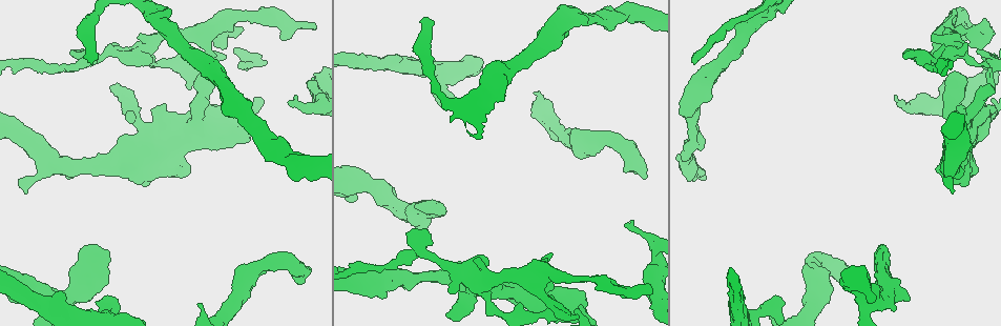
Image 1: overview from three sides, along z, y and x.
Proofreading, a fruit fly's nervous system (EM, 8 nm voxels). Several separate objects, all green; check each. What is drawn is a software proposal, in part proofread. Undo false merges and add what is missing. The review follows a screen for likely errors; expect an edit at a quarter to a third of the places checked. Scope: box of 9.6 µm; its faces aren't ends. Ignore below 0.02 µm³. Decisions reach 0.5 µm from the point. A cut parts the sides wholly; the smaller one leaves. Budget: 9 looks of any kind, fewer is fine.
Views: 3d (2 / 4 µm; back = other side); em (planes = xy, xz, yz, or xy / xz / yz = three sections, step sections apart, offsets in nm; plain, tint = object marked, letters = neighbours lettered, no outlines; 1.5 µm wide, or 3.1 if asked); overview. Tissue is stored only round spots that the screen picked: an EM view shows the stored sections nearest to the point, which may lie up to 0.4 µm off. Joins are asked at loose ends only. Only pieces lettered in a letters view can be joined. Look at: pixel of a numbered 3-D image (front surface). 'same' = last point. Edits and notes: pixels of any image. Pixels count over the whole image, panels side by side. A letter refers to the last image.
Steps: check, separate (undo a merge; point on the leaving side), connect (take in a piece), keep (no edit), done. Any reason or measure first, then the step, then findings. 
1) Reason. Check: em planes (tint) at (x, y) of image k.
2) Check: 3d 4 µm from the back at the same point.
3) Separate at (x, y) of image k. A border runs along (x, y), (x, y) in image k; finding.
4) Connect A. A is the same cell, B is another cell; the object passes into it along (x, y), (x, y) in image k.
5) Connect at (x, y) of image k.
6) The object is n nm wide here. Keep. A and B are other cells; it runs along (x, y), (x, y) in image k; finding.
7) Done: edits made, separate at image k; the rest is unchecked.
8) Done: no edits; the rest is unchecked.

Branch stops here. Check: em planes (tint) at (88, 62) of image 1.

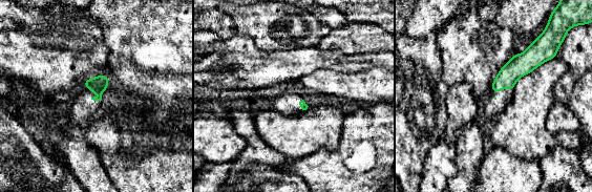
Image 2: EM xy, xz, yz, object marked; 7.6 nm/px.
See the neighbours. Check: em planes (letters) at the same point.

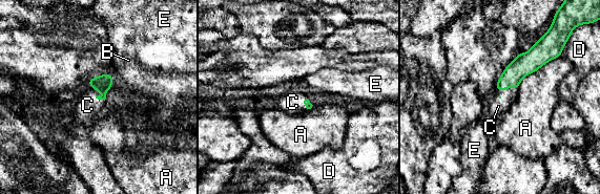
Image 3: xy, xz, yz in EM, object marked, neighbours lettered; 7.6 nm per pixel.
The longest contact is with A, 420 nm. Connect C. C is the same cell, A, B, D and E are other cells; the object passes into it along (103, 83), (102, 91), (87, 105) in image 3; it goes on there.

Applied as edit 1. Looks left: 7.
Redraw. Check: overview.

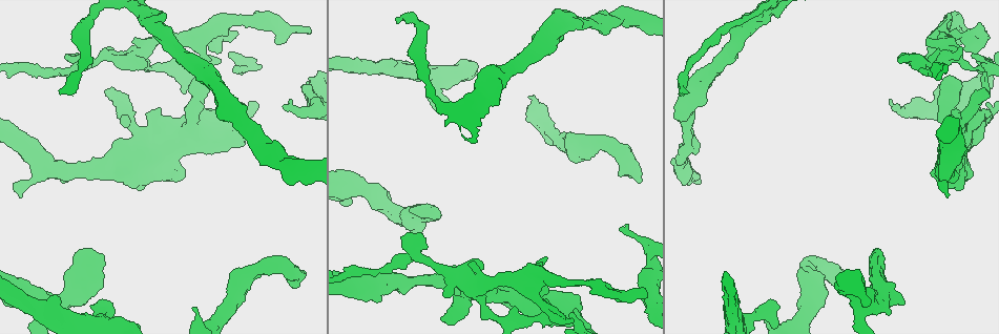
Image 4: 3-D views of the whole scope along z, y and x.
Check: 3d 2 µm at (408, 232) of image 4.

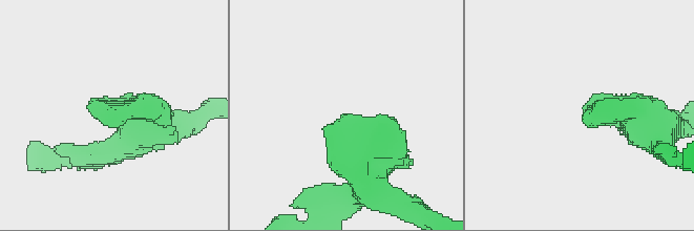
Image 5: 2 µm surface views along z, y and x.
Need the tissue. Check: em planes (plain) at (110, 111) of image 5.

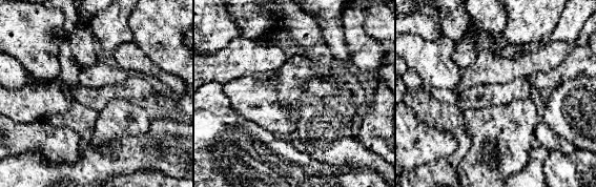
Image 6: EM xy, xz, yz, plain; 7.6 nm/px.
What lies round it. Check: em planes (letters) at the same point.

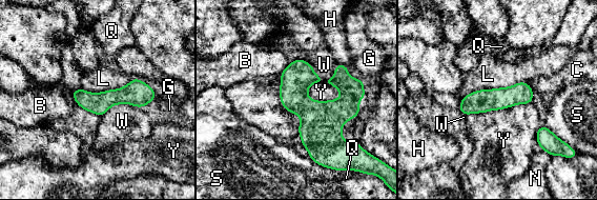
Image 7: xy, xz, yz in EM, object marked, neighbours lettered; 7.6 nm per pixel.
The longest contact is with L, 500 nm. Keep. B, C, G, H, L, N, Q, S, W and Y are other cells; a border runs along (527, 81), (475, 90), (461, 99) in image 7; none of them fits.

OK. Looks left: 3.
Touches itself. Check: em yz step 8 (letters) at (557, 305) of image 4.

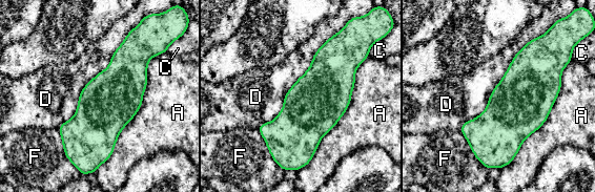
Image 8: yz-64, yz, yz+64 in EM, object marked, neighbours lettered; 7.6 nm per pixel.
Keep. A, C, D and F are other cells; a border runs along (544, 34), (458, 130) in image 8; all the same neuron.

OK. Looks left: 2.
Done: edits made, connect at image 3; the rest is unchecked.

